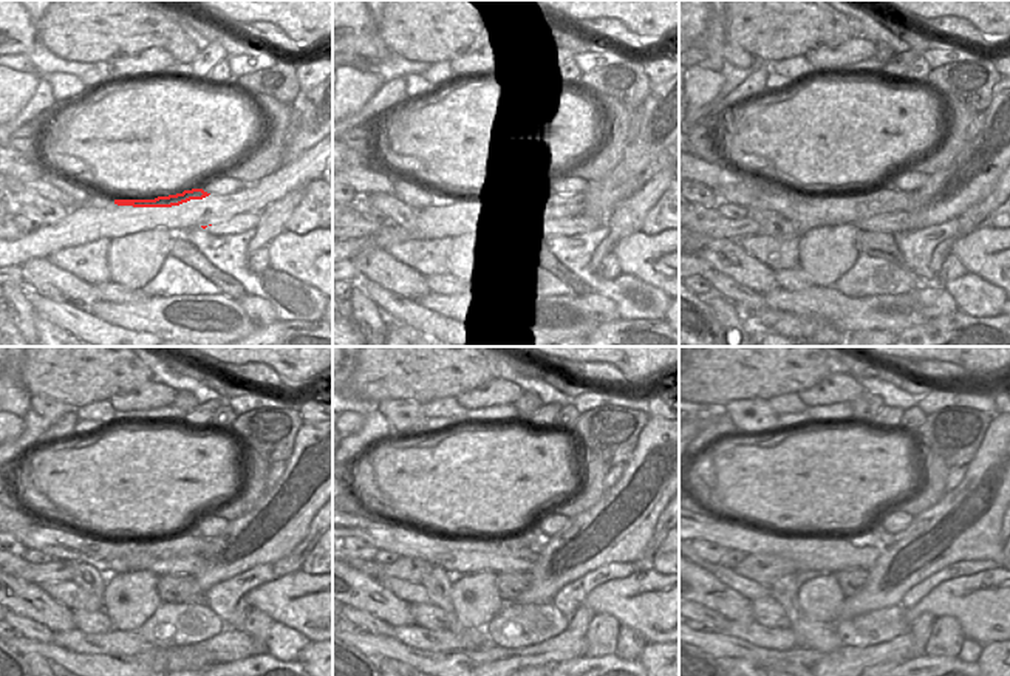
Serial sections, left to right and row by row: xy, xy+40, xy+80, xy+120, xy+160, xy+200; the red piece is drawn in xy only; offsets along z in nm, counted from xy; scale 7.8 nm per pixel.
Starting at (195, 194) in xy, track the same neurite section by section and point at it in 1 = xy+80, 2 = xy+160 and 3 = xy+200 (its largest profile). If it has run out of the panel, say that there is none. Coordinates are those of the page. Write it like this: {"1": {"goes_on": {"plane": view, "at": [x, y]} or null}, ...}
{"1": {"goes_on": {"plane": "xy+80", "at": [812, 211]}}, "2": {"goes_on": {"plane": "xy+160", "at": [518, 553]}}, "3": {"goes_on": {"plane": "xy+200", "at": [823, 553]}}}

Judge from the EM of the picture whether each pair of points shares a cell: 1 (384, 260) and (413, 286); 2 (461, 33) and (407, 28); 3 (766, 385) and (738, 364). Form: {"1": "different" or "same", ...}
{"1": "same", "2": "same", "3": "same"}

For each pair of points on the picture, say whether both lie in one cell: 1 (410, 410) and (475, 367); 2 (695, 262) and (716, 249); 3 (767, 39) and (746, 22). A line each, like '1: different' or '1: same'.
1: different
2: different
3: same

